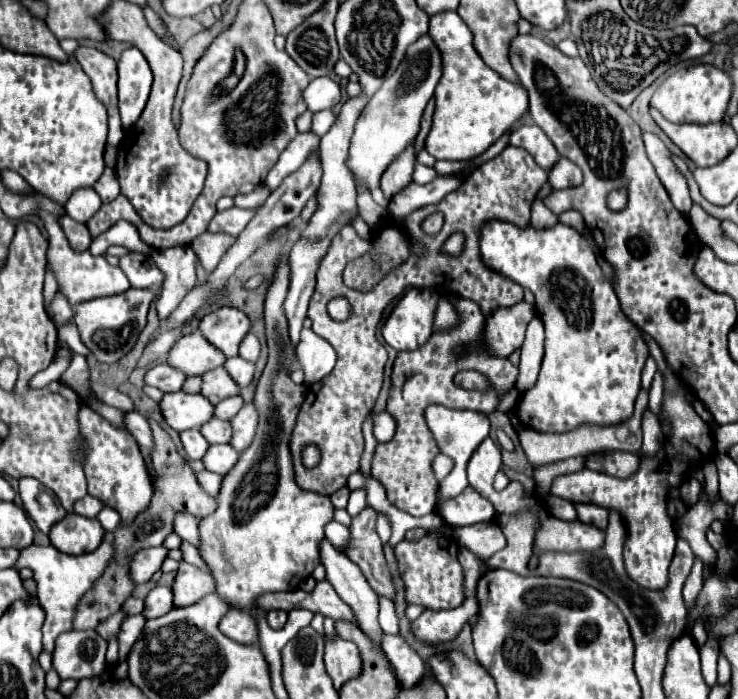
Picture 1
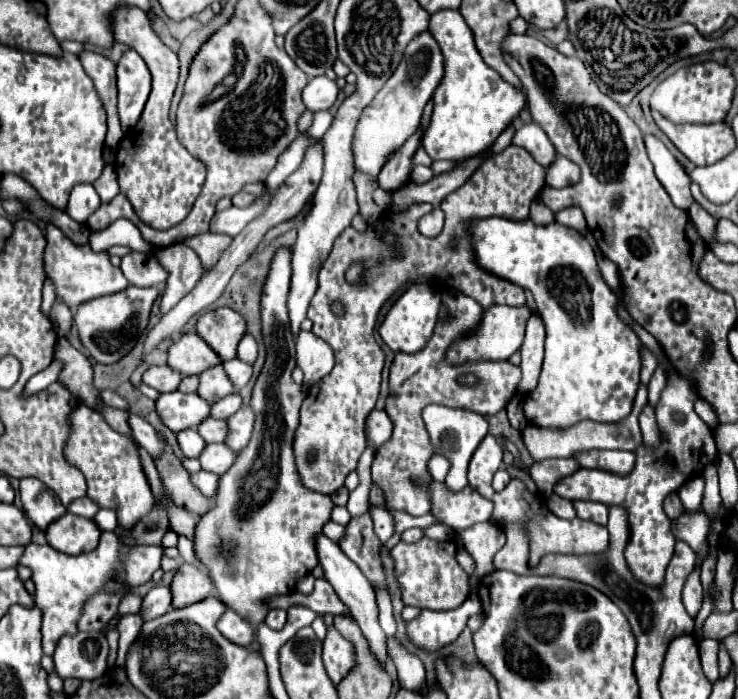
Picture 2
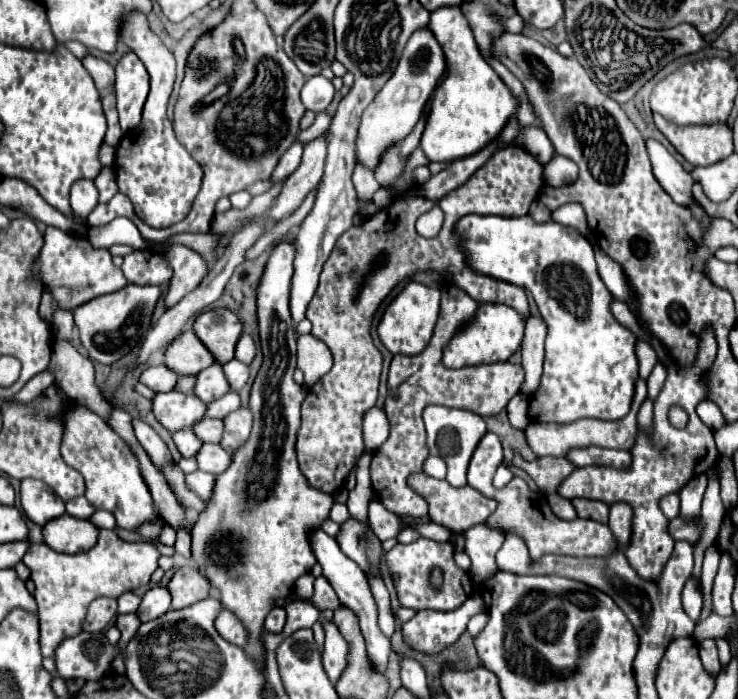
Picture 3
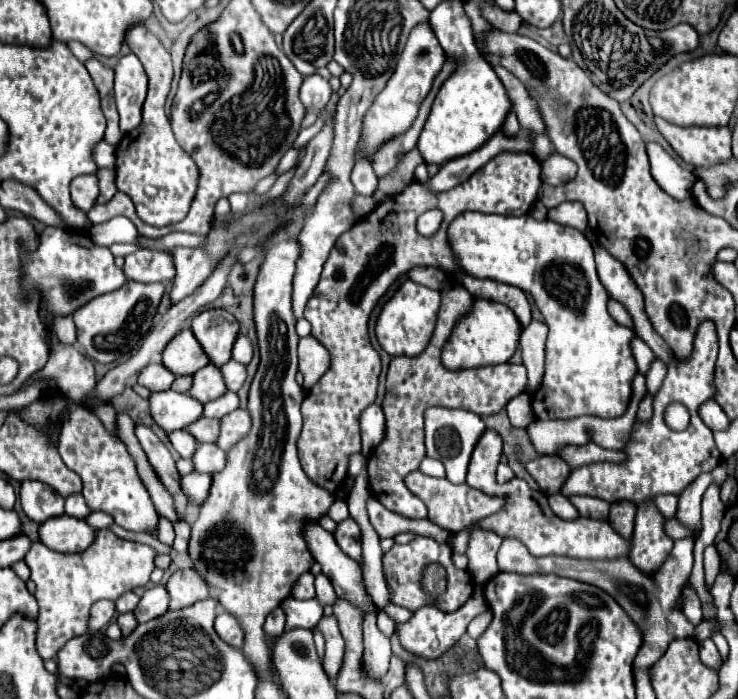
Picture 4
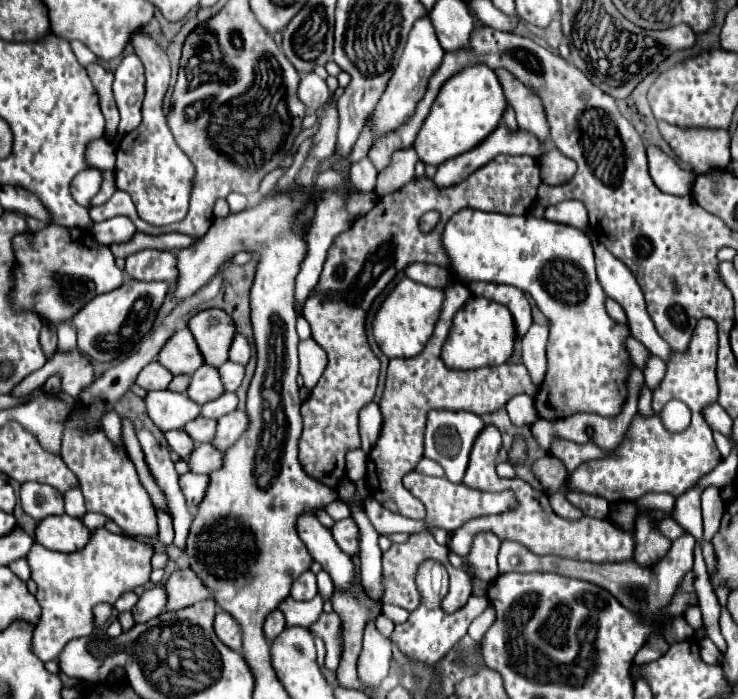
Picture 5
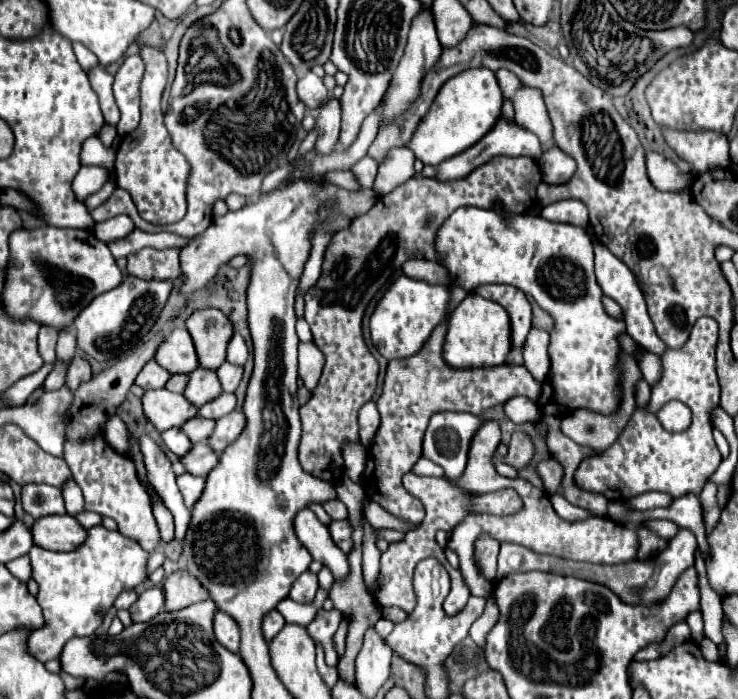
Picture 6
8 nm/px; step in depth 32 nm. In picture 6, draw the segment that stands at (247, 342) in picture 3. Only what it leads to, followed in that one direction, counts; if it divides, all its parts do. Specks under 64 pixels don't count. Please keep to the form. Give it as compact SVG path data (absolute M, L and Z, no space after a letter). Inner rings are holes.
M240 334L232 336L232 340L228 344L228 358L226 360L232 362L232 364L240 364L240 366L246 364L246 360L248 360L248 346L246 346L246 342L244 342L244 338Z

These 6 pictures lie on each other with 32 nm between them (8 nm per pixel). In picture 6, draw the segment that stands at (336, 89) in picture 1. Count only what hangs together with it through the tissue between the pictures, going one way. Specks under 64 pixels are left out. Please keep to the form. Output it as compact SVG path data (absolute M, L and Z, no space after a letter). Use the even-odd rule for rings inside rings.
M306 72L304 78L298 80L298 98L308 108L320 108L328 100L328 90L314 72Z

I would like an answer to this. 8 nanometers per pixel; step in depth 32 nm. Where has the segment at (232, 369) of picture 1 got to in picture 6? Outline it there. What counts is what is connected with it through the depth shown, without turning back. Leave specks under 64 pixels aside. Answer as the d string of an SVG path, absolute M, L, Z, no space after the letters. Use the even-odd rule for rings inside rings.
M224 362L218 370L218 378L220 378L220 384L222 384L222 390L224 392L234 392L242 380L242 374L244 374L244 368L242 366L236 366L236 364L228 364Z

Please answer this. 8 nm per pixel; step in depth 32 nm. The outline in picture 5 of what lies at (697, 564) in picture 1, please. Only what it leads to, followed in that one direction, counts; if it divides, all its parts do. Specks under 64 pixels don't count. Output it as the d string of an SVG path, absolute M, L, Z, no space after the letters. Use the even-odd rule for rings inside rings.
M698 604L688 606L686 612L684 612L684 618L686 618L686 622L688 622L694 630L698 630L698 628L704 624L704 622L702 622L702 612L700 612L700 606L698 606Z

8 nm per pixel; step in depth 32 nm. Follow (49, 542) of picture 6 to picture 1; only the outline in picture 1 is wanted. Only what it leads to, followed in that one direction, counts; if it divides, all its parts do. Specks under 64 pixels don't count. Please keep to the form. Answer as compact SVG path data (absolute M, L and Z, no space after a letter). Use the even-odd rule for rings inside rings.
M68 514L50 530L52 546L66 554L92 552L104 540L104 528L96 518L82 518L78 514Z

